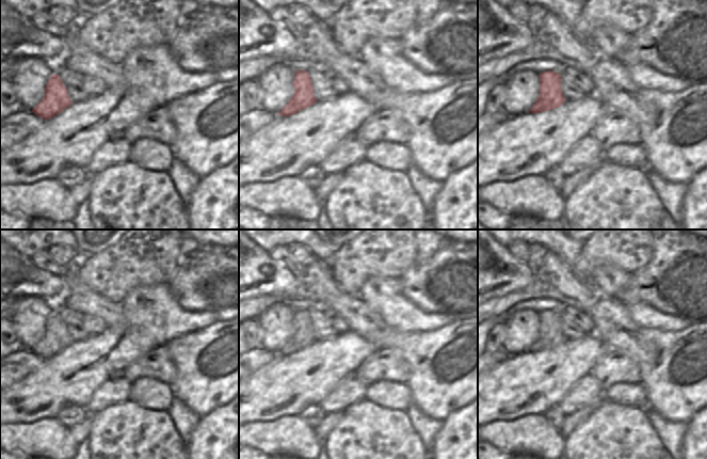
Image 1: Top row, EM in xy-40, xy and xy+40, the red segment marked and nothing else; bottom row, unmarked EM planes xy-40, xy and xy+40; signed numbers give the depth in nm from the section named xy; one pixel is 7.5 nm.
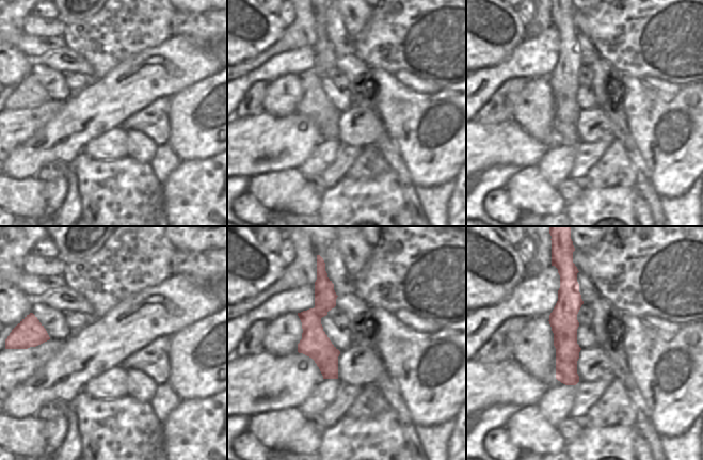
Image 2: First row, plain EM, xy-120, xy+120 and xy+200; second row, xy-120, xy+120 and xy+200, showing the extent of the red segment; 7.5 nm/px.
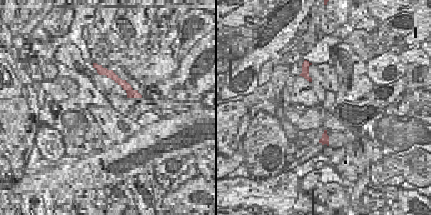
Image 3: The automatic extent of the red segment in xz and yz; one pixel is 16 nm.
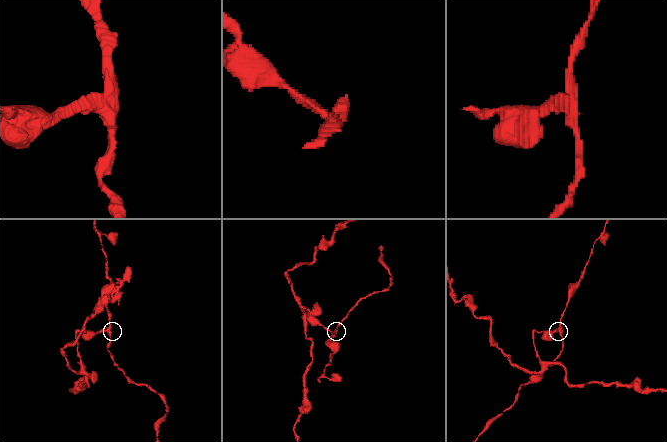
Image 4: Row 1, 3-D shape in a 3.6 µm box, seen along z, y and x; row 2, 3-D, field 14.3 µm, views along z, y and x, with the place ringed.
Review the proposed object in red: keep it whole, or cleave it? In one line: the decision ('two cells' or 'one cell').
two cells

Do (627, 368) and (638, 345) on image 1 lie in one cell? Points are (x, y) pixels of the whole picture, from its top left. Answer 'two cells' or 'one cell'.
two cells

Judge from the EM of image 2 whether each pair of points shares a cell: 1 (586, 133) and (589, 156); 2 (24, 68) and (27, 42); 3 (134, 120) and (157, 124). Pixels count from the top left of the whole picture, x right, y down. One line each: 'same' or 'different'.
1: different
2: different
3: same

